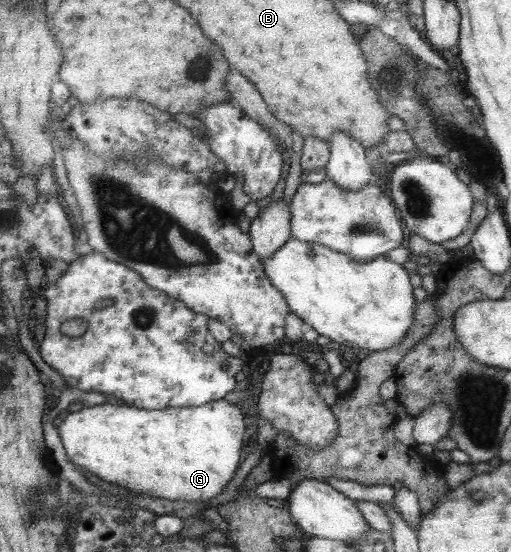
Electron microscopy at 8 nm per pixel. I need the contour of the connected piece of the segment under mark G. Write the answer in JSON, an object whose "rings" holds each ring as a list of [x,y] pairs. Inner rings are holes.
{"rings":[[[225,399],[201,406],[182,406],[163,410],[139,410],[133,406],[103,403],[72,412],[59,430],[68,458],[99,479],[147,496],[167,500],[211,500],[233,480],[241,462],[243,436],[249,420],[243,405]]]}

